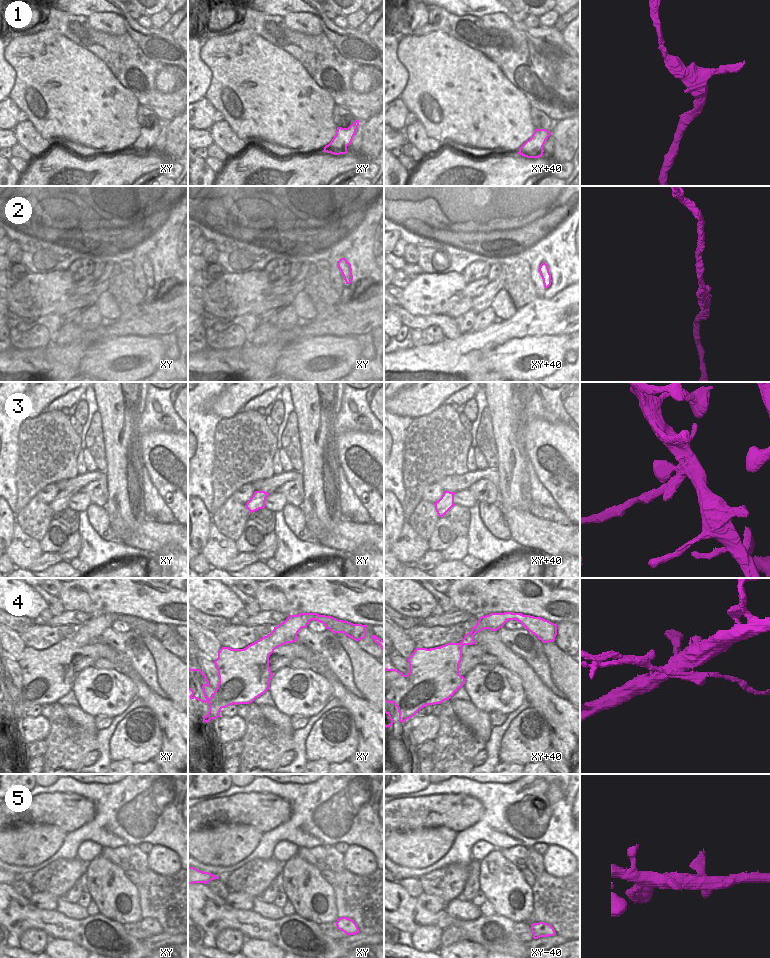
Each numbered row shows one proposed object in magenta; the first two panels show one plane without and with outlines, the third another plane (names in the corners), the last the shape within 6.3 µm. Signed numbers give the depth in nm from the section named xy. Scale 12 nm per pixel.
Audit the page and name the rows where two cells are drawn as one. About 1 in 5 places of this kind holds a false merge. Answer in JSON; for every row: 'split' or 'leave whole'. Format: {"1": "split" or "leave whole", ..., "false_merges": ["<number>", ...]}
{"1": "leave whole", "2": "leave whole", "3": "split", "4": "split", "5": "leave whole", "false_merges": ["3", "4"]}

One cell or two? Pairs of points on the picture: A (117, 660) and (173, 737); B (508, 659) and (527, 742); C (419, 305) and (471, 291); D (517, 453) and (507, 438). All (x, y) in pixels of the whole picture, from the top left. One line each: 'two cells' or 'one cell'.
A: one cell
B: two cells
C: two cells
D: one cell

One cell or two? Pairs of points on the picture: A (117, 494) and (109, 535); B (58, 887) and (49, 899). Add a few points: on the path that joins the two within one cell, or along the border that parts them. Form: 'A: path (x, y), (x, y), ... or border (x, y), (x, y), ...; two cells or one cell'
A: border (103, 507), (108, 516), (110, 527), (119, 538); two cells
B: border (34, 891), (47, 891), (58, 898); two cells

